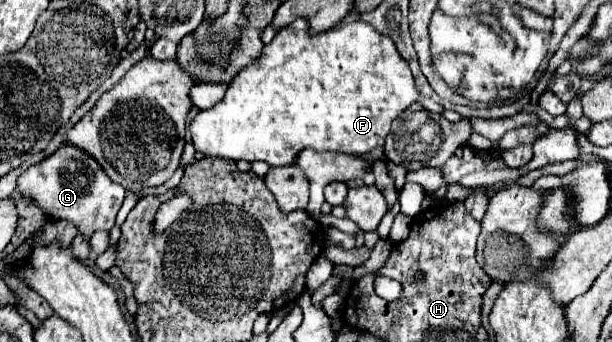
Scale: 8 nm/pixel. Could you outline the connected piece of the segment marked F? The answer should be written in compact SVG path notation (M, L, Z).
M300 18L280 30L272 44L264 46L262 58L256 64L250 64L234 76L220 104L196 114L190 124L190 132L196 152L202 152L204 158L248 162L264 160L270 166L288 166L304 148L314 148L320 152L332 150L346 154L366 154L372 148L382 146L394 118L412 102L422 102L426 110L442 114L441 105L431 99L420 98L408 62L398 54L394 42L388 36L360 20L310 36L308 22Z

